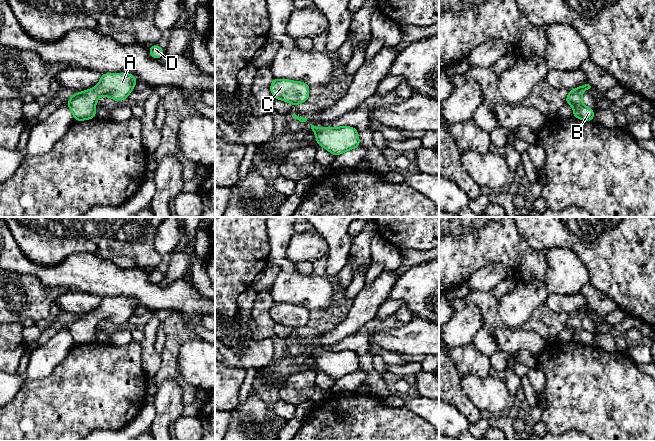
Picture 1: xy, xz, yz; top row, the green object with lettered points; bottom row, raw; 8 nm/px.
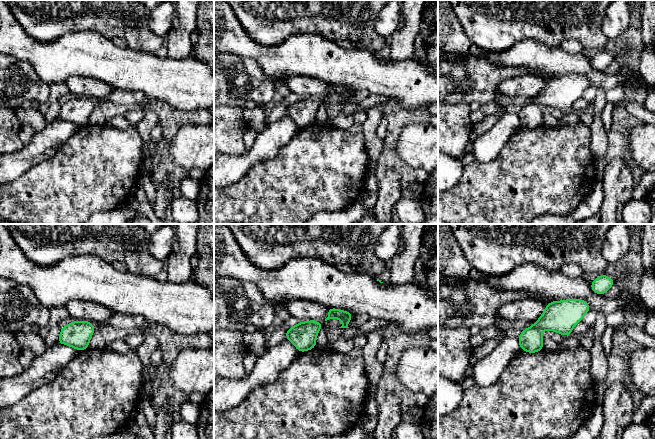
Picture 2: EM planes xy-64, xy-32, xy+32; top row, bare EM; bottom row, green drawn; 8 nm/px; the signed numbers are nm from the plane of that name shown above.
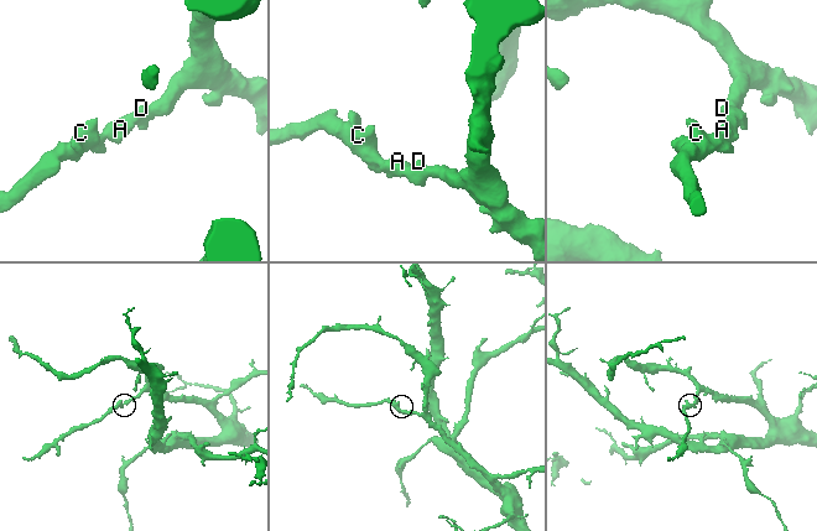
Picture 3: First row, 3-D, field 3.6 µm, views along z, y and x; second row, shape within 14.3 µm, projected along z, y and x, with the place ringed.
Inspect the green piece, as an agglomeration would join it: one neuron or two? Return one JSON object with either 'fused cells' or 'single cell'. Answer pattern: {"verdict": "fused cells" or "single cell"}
{"verdict": "single cell"}

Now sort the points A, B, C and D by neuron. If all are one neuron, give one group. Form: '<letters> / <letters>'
A B C D

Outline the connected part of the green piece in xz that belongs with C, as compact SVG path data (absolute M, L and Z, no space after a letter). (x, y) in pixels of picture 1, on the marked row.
M276 79L270 85L271 94L275 99L291 103L296 107L309 98L310 86L304 82Z

